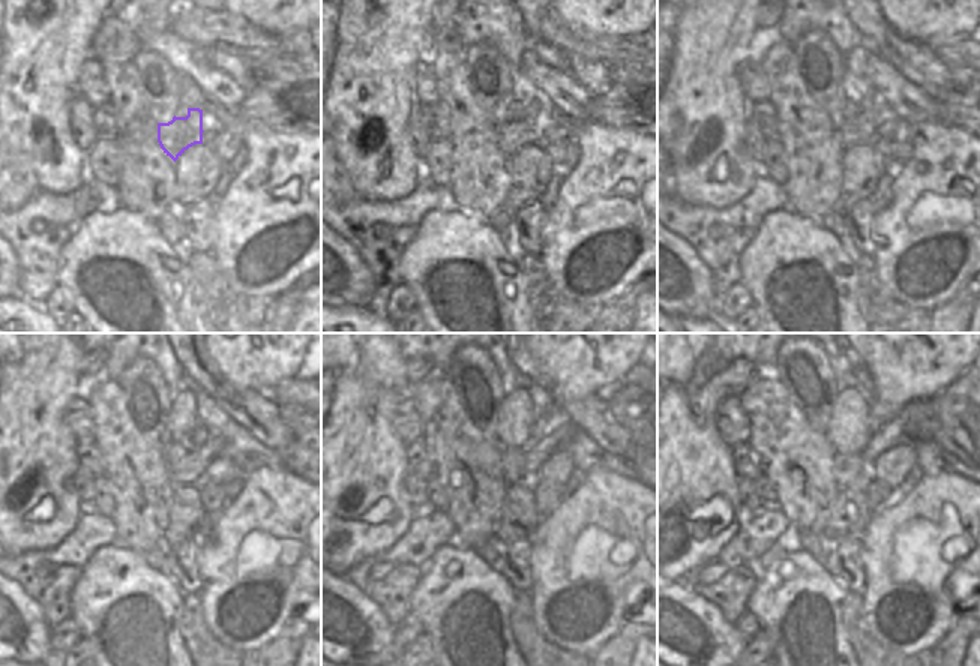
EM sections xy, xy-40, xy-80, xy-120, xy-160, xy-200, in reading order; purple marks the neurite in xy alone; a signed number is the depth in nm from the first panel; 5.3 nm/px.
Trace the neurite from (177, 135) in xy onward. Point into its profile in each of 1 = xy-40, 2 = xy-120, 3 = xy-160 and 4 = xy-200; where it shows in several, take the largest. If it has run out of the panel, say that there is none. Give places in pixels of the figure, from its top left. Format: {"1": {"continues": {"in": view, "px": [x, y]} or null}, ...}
{"1": {"continues": {"in": "xy-40", "px": [512, 135]}}, "2": {"continues": {"in": "xy-120", "px": [189, 470]}}, "3": {"continues": {"in": "xy-160", "px": [532, 468]}}, "4": {"continues": {"in": "xy-200", "px": [866, 464]}}}

